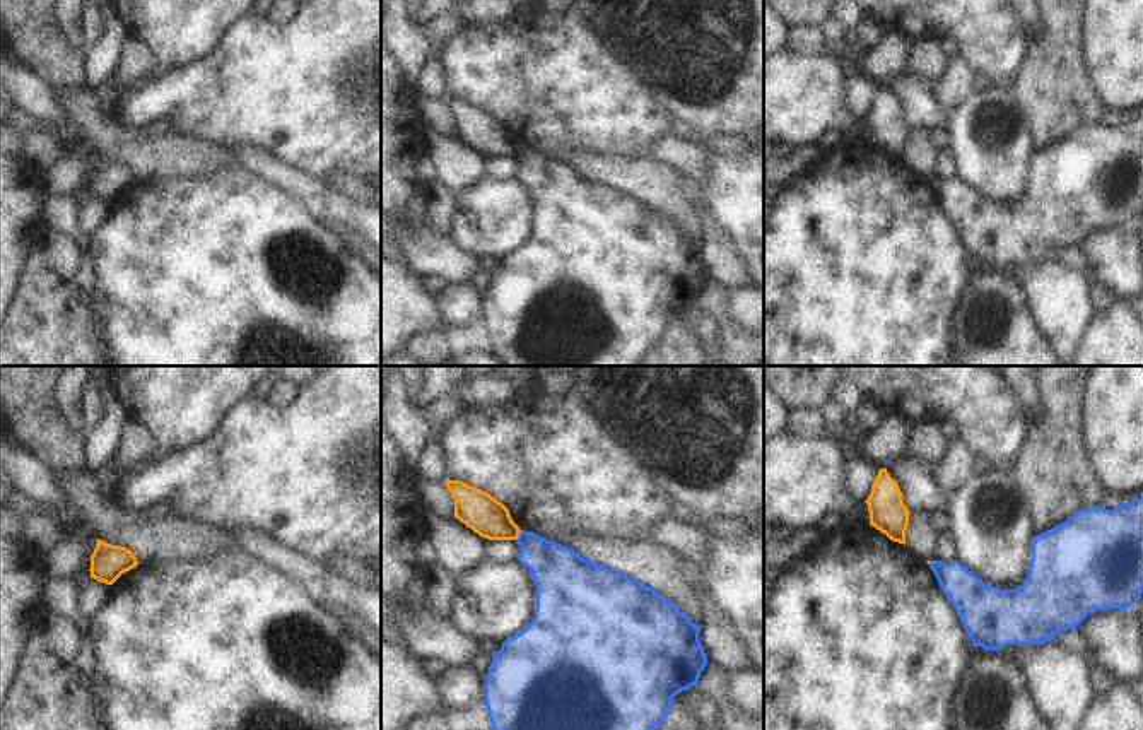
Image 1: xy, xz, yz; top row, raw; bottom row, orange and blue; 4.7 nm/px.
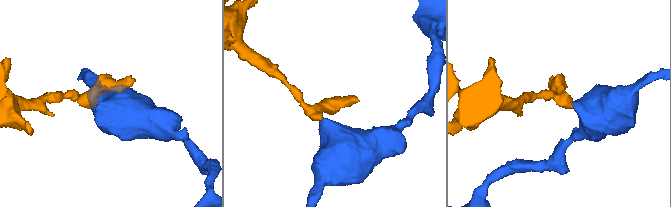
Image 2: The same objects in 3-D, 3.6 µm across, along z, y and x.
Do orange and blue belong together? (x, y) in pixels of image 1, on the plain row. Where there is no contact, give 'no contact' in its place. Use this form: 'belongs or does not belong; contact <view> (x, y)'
does not belong; contact xz (518, 153)

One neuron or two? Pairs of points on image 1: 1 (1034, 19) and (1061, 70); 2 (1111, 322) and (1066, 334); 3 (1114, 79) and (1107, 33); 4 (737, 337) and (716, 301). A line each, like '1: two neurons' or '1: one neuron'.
1: two neurons
2: two neurons
3: one neuron
4: one neuron

